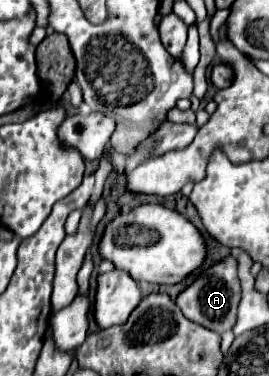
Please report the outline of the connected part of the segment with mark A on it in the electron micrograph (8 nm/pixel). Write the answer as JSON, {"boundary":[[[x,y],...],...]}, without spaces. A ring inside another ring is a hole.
{"boundary":[[[226,257],[222,263],[206,269],[194,285],[190,285],[186,291],[182,291],[176,299],[176,305],[180,307],[180,311],[184,313],[186,319],[196,321],[198,325],[202,325],[210,331],[224,333],[236,325],[238,305],[240,305],[240,297],[242,297],[240,293],[242,293],[242,287],[240,287],[240,279],[238,279],[238,263],[234,257]]]}

